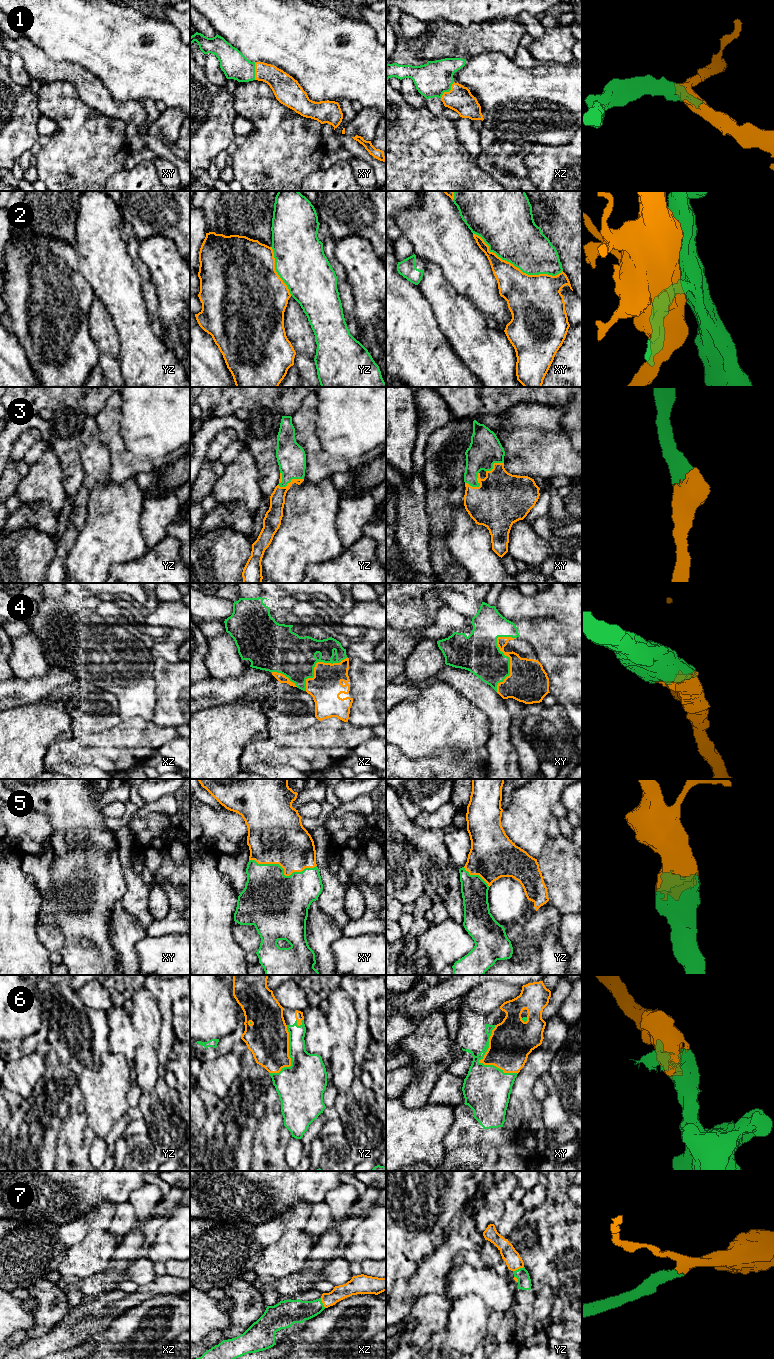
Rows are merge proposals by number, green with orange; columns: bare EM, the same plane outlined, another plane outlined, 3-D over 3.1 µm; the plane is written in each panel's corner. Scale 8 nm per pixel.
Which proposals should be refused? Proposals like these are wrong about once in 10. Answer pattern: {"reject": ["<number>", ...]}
{"reject": []}

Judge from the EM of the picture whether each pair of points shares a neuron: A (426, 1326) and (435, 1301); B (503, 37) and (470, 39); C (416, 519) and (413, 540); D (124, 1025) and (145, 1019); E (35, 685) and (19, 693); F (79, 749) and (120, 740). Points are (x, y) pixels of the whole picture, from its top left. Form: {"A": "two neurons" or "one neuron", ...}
{"A": "one neuron", "B": "one neuron", "C": "one neuron", "D": "two neurons", "E": "one neuron", "F": "one neuron"}

